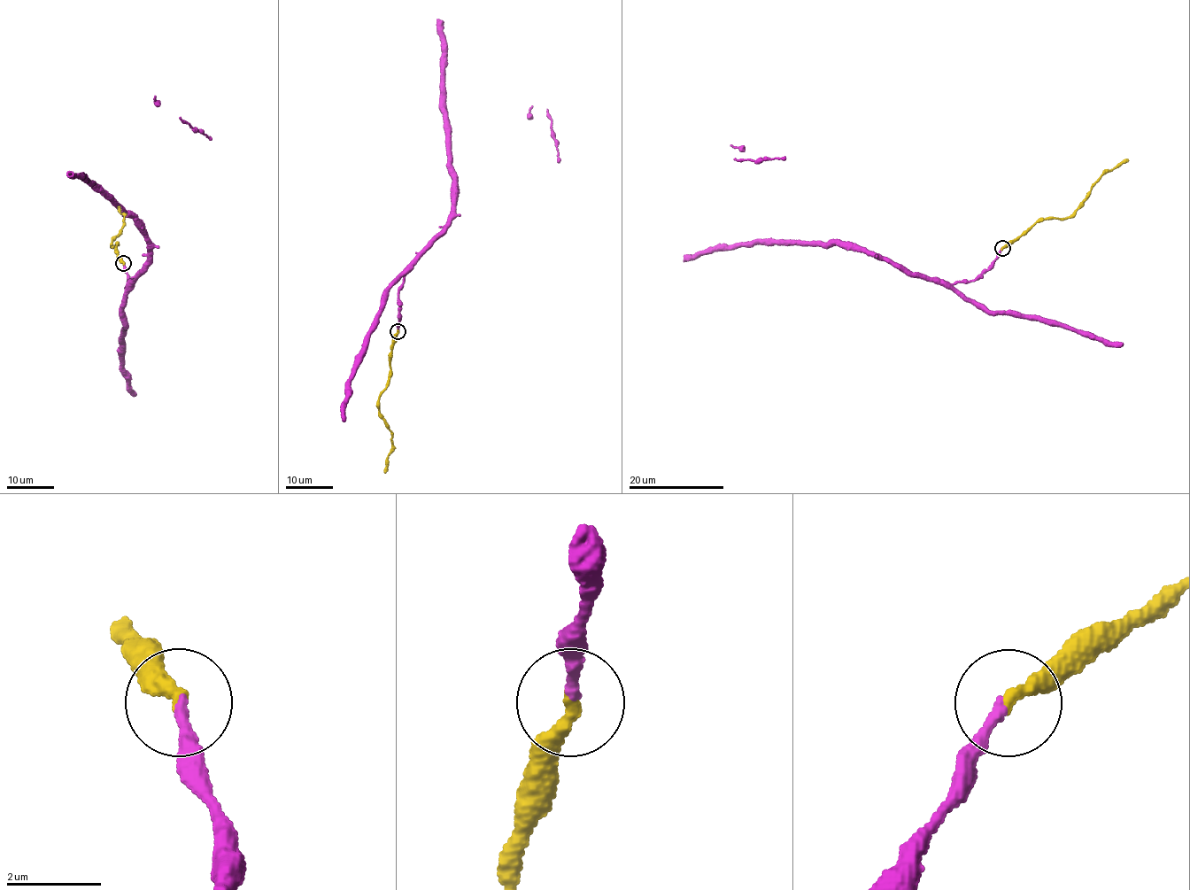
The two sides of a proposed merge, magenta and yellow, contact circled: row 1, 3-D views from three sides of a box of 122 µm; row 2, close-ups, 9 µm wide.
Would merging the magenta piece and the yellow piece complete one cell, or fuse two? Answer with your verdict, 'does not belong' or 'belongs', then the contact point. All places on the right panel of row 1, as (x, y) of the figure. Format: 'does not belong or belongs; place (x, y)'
belongs; place (1002, 248)

